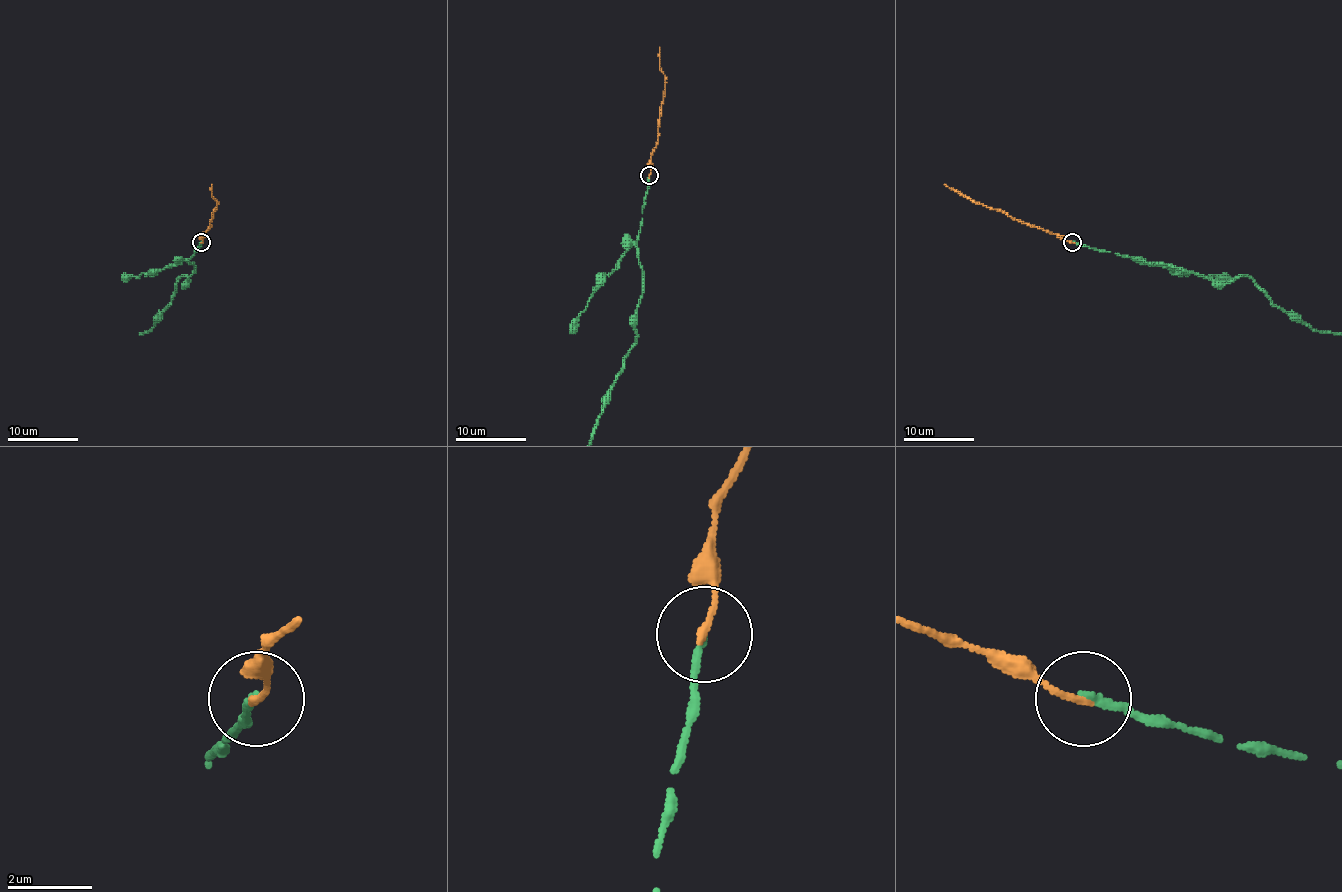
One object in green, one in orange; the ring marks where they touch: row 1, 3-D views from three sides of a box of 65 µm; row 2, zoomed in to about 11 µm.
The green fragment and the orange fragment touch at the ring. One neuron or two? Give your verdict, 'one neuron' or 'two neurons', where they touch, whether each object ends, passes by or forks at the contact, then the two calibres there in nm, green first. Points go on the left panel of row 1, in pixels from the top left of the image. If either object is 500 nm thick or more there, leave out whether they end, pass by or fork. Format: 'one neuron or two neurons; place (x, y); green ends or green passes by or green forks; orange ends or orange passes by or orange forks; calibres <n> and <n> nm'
one neuron; place (201, 242); green ends; orange ends; calibres 140 and 170 nm

